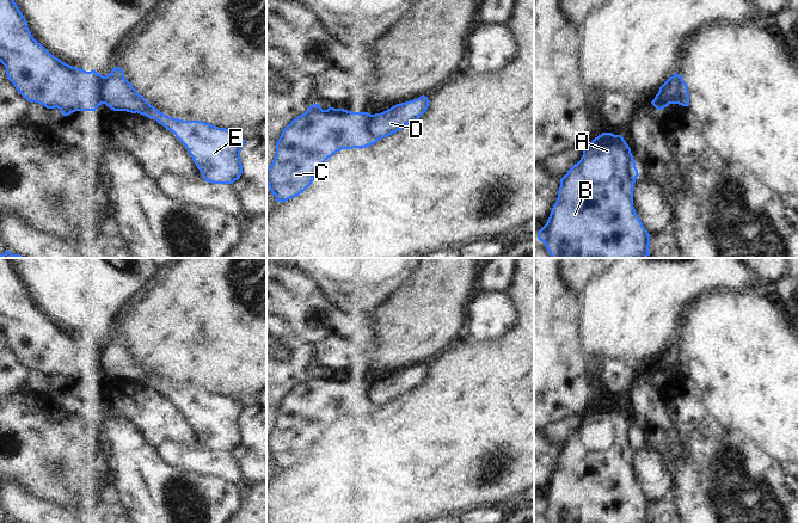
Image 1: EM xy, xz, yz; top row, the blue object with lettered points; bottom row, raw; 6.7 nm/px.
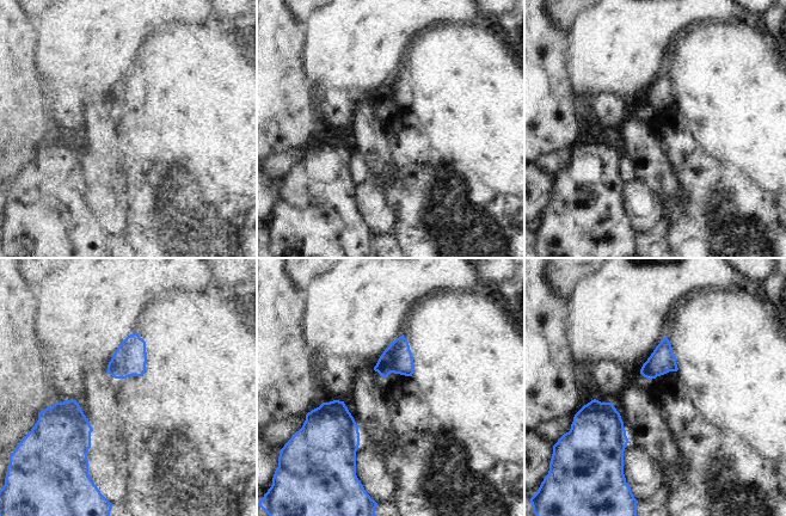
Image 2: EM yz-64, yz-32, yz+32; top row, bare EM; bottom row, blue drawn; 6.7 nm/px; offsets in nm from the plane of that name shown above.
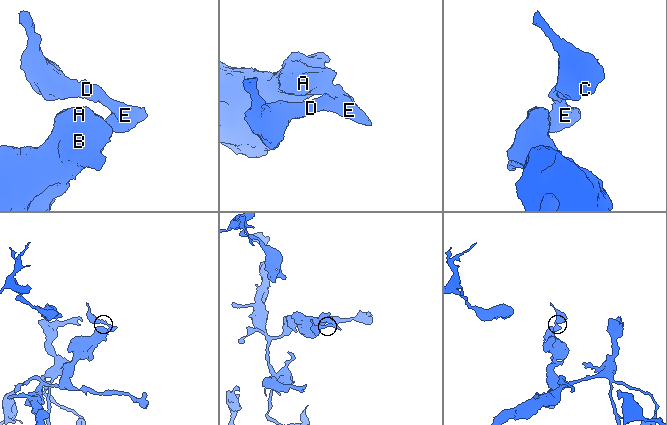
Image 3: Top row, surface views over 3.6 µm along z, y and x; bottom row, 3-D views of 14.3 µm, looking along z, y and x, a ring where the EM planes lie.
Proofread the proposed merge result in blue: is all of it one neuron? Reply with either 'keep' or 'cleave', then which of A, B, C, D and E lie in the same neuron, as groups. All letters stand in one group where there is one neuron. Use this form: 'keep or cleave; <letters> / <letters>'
cleave; A B D E / C

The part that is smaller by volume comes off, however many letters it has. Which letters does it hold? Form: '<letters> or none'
C

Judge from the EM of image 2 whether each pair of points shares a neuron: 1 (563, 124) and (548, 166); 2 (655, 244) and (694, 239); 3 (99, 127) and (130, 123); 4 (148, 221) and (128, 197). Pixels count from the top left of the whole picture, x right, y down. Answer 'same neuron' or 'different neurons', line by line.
1: different neurons
2: different neurons
3: different neurons
4: same neuron

